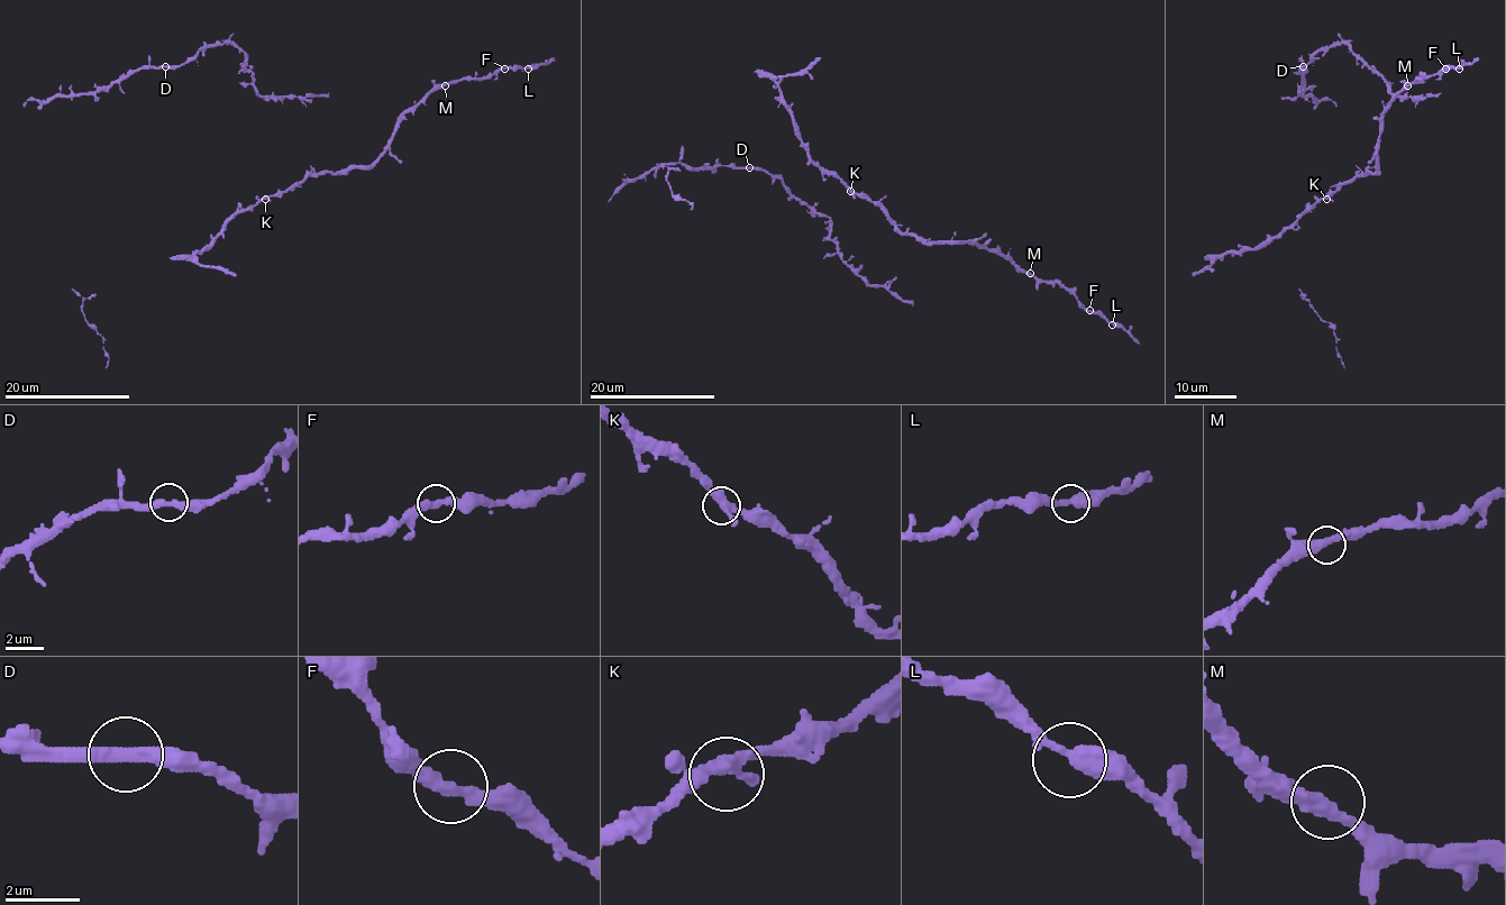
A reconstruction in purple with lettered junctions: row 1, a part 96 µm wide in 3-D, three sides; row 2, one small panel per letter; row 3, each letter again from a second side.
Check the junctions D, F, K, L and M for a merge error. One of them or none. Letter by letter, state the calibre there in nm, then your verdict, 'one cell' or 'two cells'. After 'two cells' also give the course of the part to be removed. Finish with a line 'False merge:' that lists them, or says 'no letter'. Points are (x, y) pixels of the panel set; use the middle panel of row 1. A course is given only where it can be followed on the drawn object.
D: calibre 360 nm; one cell
F: calibre 360 nm; one cell
K: calibre 400 nm; one cell
L: calibre 400 nm; one cell
M: calibre 360 nm; one cell
False merge: no letter

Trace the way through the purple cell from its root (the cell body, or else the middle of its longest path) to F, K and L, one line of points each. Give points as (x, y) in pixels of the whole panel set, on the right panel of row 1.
F: (1367, 168), (1369, 173), (1377, 170), (1379, 118), (1385, 109), (1407, 83), (1434, 75), (1445, 69)
K: (1367, 168), (1326, 199)
L: (1367, 168), (1369, 173), (1377, 170), (1379, 118), (1394, 98), (1415, 79), (1434, 75), (1443, 69), (1459, 69)

